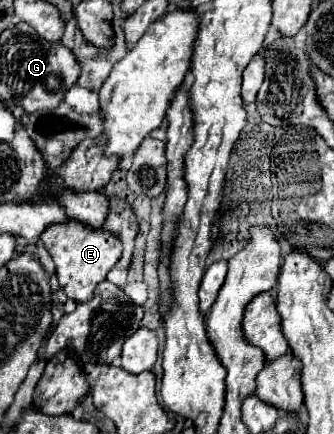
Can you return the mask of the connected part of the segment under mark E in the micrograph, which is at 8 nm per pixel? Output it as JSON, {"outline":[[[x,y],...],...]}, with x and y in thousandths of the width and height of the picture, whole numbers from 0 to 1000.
{"outline":[[[234,509],[150,518],[120,541],[120,555],[132,560],[138,578],[168,606],[168,638],[180,666],[192,671],[198,684],[222,689],[234,703],[263,698],[275,689],[281,661],[317,643],[317,629],[347,611],[365,578],[365,560],[353,555],[353,546],[305,528],[269,528]]]}

